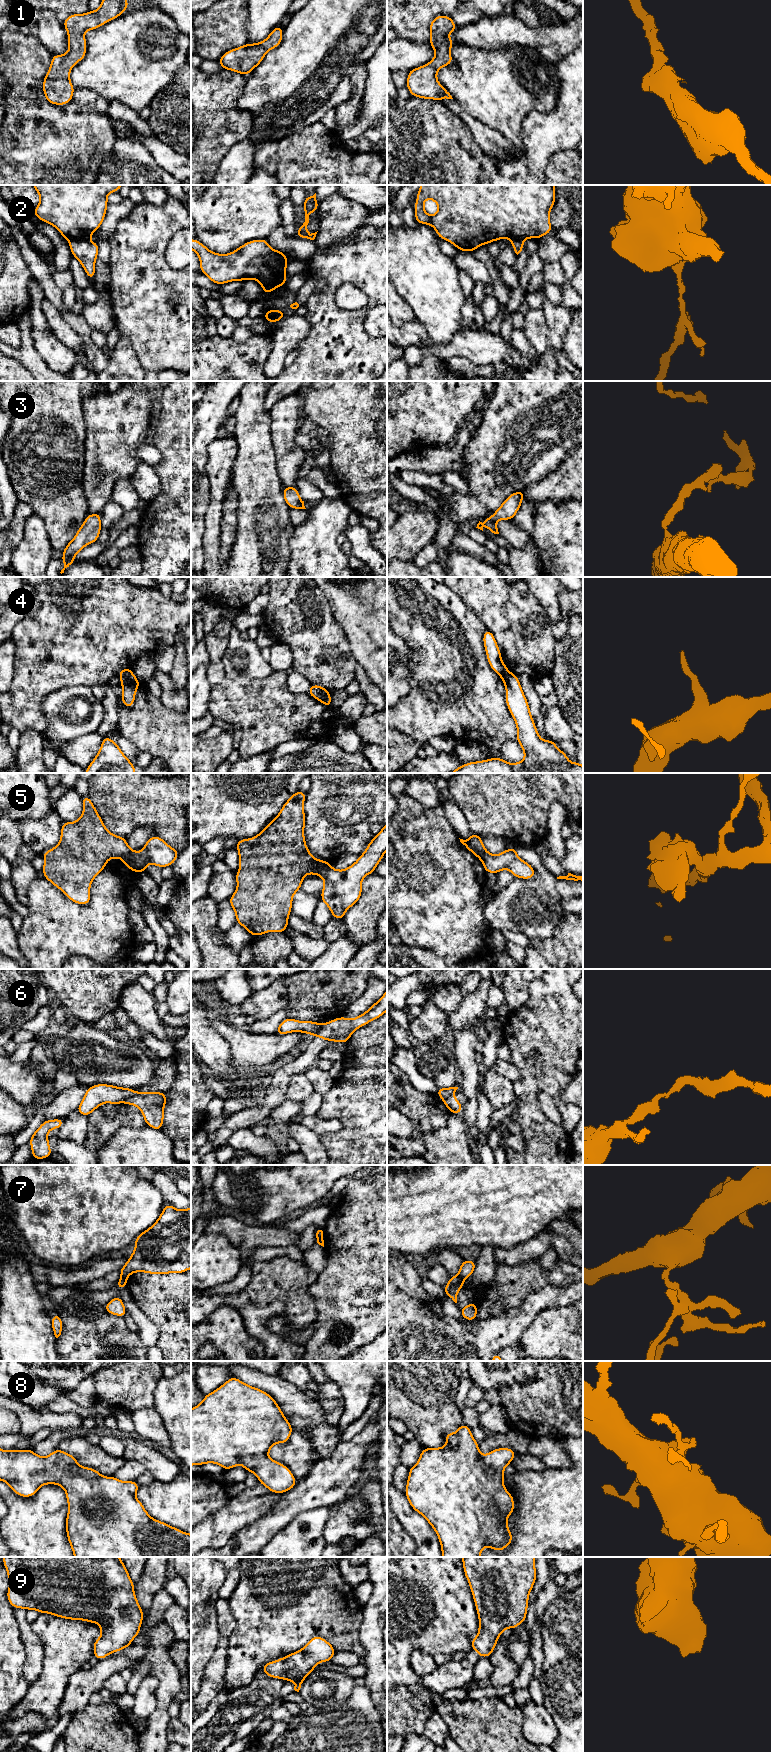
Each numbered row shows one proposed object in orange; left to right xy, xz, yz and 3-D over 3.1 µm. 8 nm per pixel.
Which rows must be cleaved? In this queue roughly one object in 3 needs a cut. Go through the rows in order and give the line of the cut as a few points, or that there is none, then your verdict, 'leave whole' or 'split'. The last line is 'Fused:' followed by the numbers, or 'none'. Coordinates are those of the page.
1: no cut; leave whole
2: cut in xy along (87, 238), (71, 239), (69, 241); split
3: no cut; leave whole
4: cut in xy along (131, 671), (121, 679); split
5: cut in xz along (330, 866), (318, 875); split
6: cut in xz along (323, 1024), (314, 1035); split
7: cut in xy along (121, 1275), (126, 1278); split
8: no cut; leave whole
9: no cut; leave whole
Fused: 2, 4, 5, 6, 7

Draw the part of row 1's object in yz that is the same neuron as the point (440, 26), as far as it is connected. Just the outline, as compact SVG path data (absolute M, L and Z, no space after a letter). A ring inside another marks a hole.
M438 15L431 21L429 27L431 32L429 43L431 47L435 49L435 57L428 64L408 71L406 87L413 97L433 99L438 101L442 101L443 98L453 99L450 93L437 81L437 71L440 68L453 63L450 50L455 41L449 39L448 34L450 32L454 32L457 28L457 25L453 22L451 17Z

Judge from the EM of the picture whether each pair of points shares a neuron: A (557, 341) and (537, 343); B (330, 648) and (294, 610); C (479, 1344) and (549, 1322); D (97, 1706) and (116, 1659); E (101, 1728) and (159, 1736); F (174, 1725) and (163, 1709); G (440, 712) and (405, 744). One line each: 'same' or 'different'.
A: different
B: same
C: different
D: different
E: different
F: different
G: different

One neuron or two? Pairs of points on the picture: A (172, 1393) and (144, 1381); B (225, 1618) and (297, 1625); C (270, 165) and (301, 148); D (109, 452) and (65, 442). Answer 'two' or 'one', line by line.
A: two
B: two
C: two
D: two

